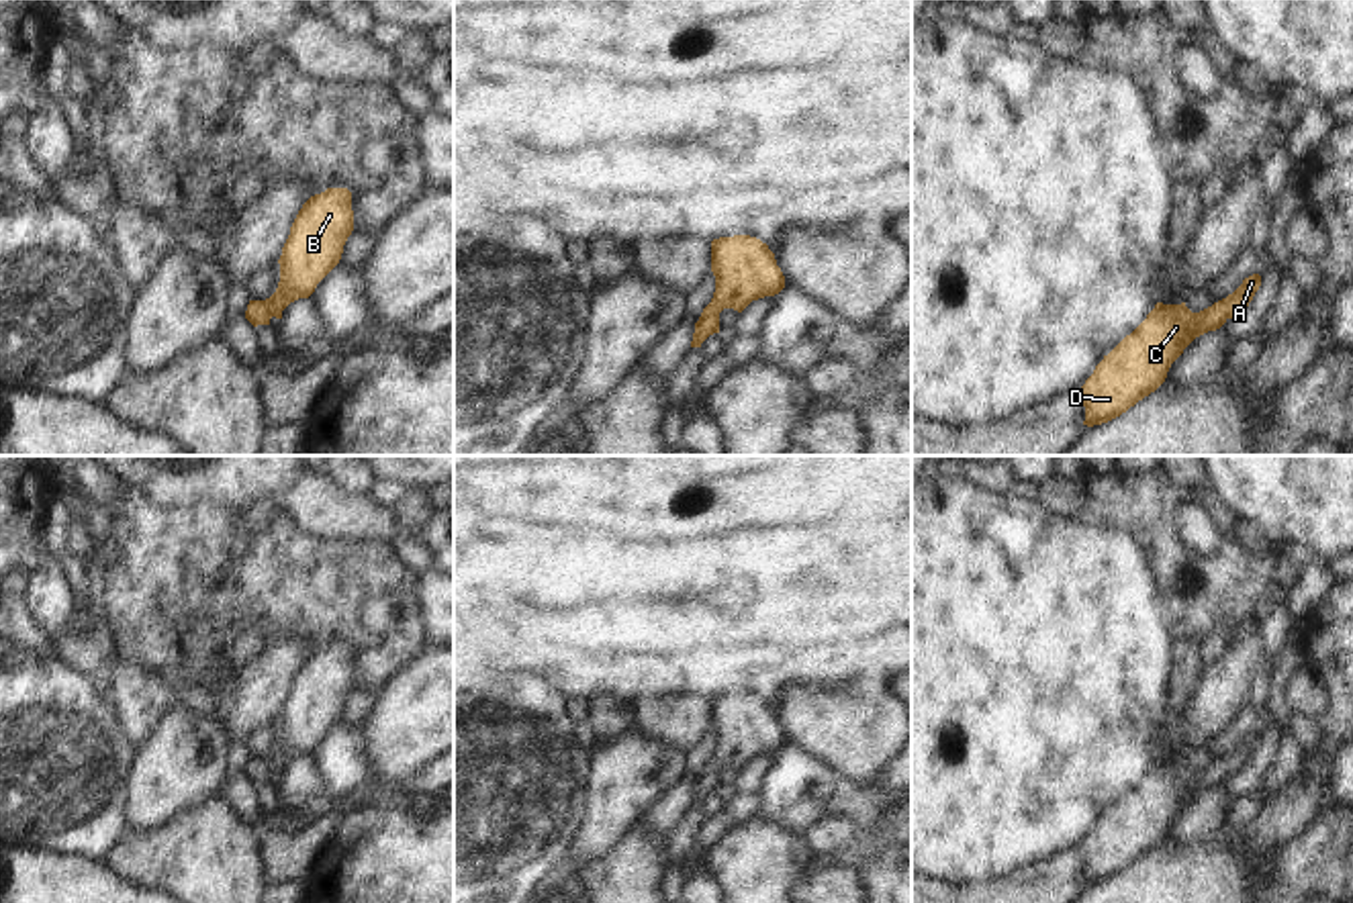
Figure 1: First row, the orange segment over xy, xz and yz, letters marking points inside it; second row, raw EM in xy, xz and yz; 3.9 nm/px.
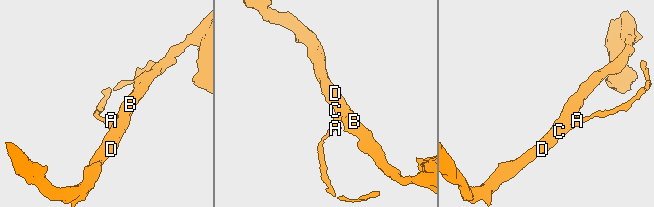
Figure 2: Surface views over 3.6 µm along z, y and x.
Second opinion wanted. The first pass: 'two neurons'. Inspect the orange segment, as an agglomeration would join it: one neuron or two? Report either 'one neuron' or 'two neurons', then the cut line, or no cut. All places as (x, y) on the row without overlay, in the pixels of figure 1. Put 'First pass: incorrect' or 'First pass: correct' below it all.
one neuron; cut none
First pass: incorrect

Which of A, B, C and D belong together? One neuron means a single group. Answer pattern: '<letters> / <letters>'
A B C D

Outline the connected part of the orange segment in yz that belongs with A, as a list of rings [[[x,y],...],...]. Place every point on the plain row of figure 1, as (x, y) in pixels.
[[[1253,731],[1232,752],[1200,770],[1192,770],[1185,760],[1157,760],[1147,776],[1104,813],[1081,844],[1083,883],[1108,881],[1155,850],[1183,807],[1196,795],[1241,772],[1259,744],[1261,733]]]

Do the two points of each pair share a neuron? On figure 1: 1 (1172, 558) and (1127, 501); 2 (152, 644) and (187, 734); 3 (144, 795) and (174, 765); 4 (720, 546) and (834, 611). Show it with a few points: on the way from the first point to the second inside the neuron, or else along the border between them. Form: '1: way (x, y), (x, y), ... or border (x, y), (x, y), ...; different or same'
1: way (1161, 544), (1155, 530), (1141, 515); same
2: border (182, 697), (205, 705); different
3: way (152, 793), (170, 773); same
4: way (749, 546), (769, 546), (806, 583); same

